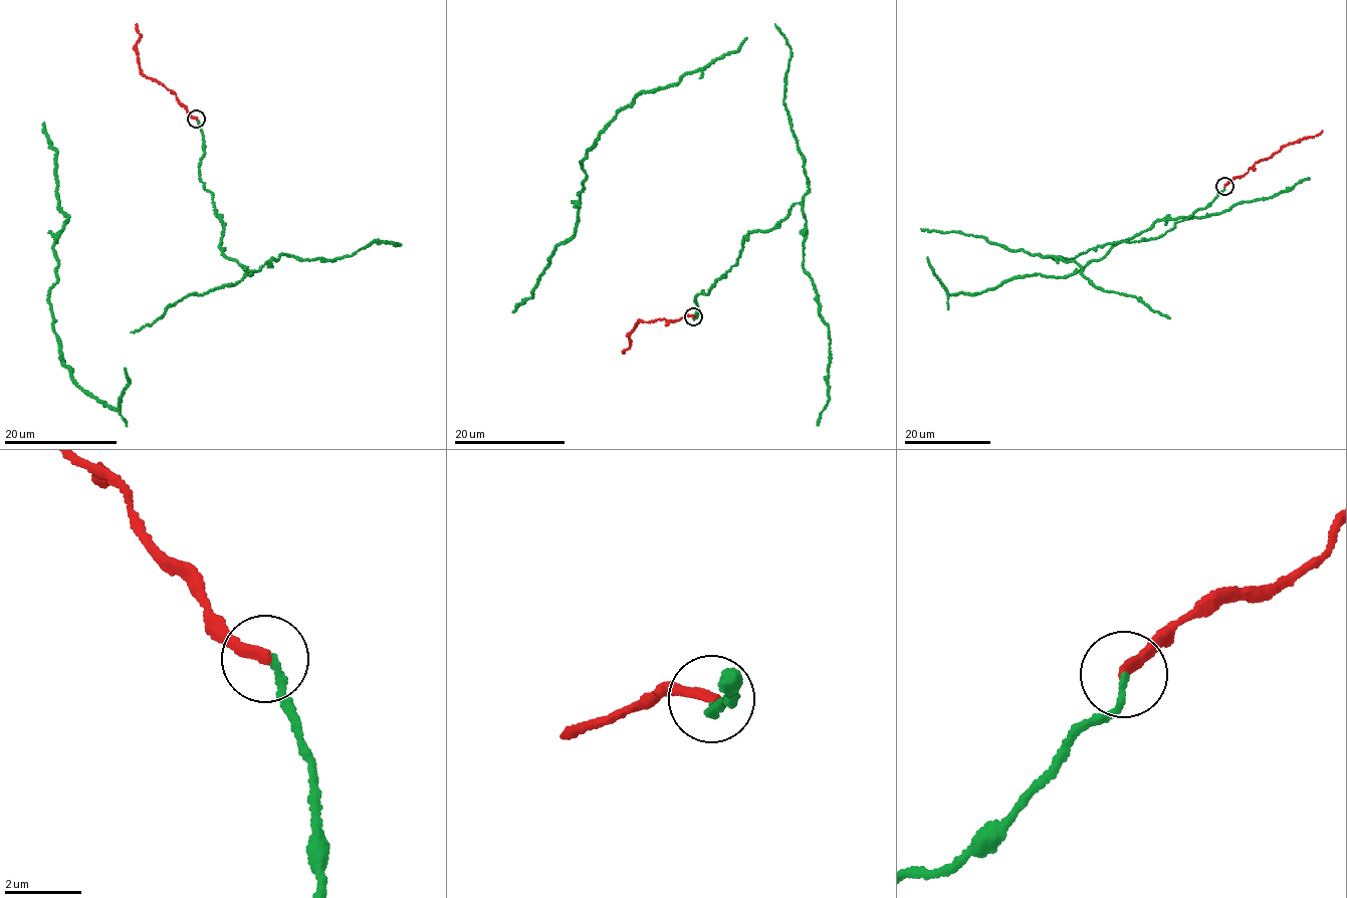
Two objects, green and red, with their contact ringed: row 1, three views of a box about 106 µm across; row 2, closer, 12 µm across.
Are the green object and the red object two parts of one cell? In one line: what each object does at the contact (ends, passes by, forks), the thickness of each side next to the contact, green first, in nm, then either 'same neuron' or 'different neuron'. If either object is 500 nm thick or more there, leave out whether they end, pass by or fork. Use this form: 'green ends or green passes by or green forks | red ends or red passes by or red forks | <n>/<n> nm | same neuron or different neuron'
green ends | red ends | 170/280 nm | same neuron

